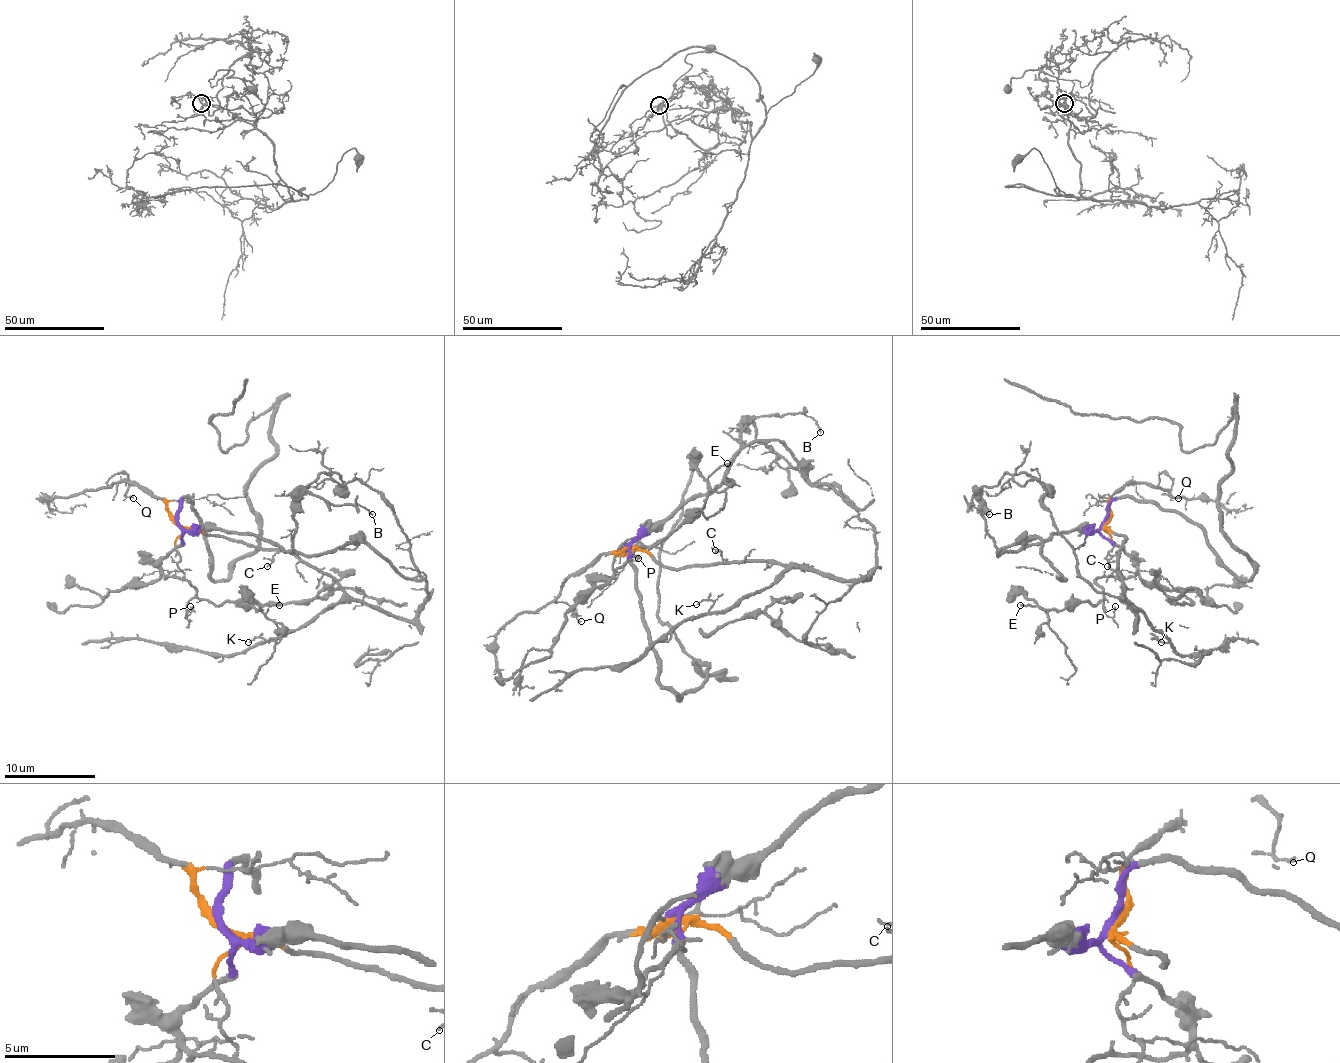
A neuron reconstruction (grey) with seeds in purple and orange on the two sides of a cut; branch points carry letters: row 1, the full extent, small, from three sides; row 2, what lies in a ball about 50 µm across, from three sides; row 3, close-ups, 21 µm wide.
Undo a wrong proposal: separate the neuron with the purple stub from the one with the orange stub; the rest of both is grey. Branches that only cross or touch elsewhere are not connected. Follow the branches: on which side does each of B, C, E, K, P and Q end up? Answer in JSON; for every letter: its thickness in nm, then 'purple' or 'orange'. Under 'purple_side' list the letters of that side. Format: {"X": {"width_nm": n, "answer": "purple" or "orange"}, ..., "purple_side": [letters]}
{"B": {"width_nm": 120, "answer": "purple"}, "C": {"width_nm": 90, "answer": "orange"}, "E": {"width_nm": 130, "answer": "purple"}, "K": {"width_nm": 120, "answer": "orange"}, "P": {"width_nm": 110, "answer": "purple"}, "Q": {"width_nm": 80, "answer": "orange"}, "purple_side": ["B", "E", "P"]}

